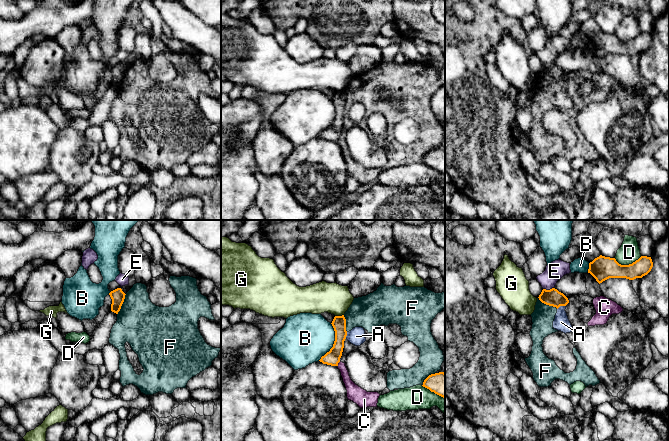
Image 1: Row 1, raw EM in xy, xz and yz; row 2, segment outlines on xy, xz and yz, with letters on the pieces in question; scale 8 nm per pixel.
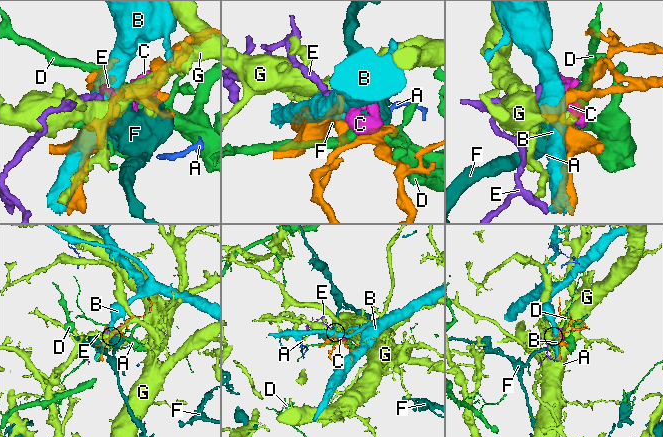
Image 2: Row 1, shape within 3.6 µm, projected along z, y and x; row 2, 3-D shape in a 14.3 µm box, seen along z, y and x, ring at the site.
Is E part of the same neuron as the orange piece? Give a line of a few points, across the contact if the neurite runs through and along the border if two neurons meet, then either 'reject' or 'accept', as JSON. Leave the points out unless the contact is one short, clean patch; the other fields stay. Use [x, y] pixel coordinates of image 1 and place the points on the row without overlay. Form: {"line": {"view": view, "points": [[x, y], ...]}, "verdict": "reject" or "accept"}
{"line": {"view": "yz", "points": [[554, 63], [543, 65]]}, "verdict": "reject"}

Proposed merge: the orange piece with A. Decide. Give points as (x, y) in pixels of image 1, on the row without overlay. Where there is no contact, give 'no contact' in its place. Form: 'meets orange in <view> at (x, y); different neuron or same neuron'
meets orange in yz at (561, 81); different neuron

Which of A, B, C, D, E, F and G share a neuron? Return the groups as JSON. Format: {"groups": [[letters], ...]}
{"groups": [["A"], ["B"], ["C", "F"], ["D"], ["E"], ["G"]]}

